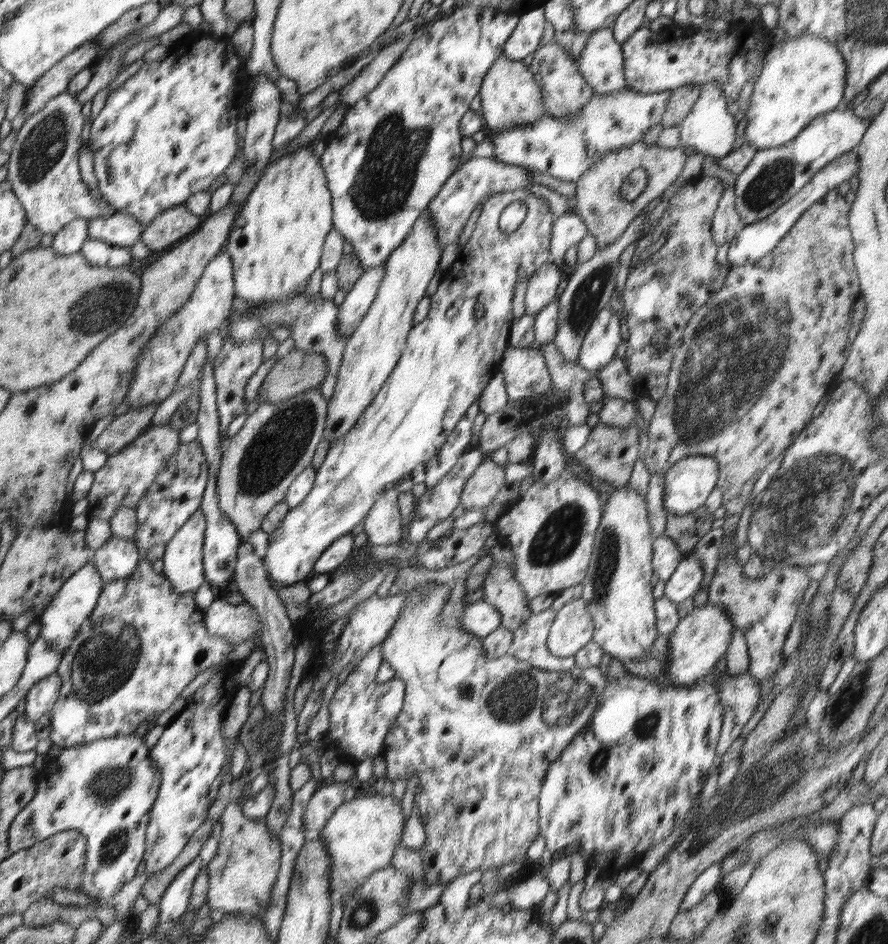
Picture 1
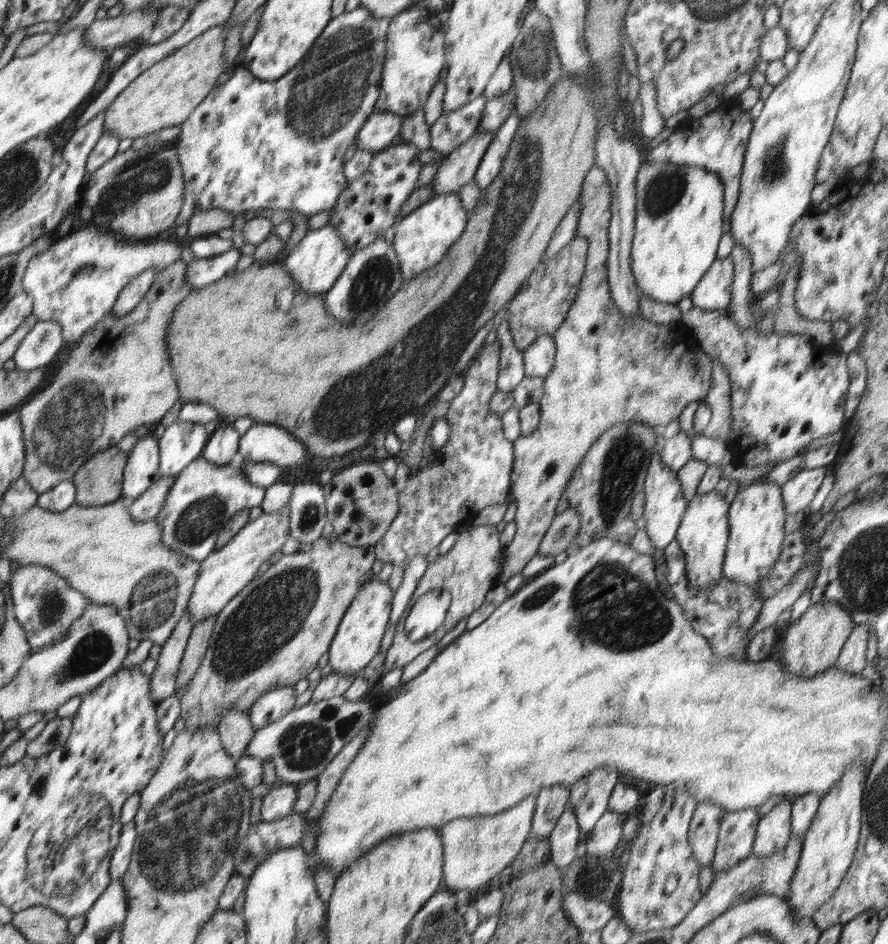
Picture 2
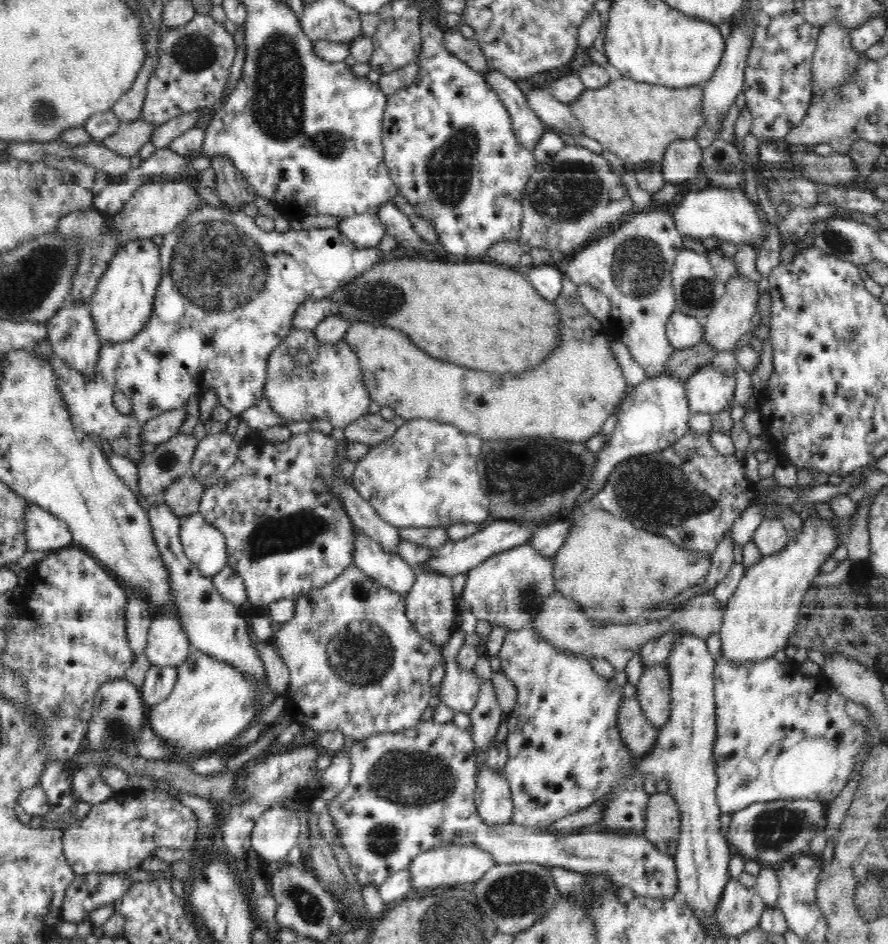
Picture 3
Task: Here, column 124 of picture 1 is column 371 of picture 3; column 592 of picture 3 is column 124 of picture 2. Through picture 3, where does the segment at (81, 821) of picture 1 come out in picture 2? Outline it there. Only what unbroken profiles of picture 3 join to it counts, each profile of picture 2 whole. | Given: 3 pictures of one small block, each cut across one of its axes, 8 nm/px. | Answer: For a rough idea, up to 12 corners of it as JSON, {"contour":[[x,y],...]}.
{"contour":[[133,821],[122,825],[110,856],[109,877],[126,875],[139,834]]}

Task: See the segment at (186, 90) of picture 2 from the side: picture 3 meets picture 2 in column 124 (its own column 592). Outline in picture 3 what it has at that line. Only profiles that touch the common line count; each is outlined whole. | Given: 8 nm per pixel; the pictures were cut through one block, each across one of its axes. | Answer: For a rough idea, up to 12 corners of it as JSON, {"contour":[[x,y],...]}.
{"contour":[[621,77],[569,108],[621,162],[658,160],[706,120],[702,86]]}

